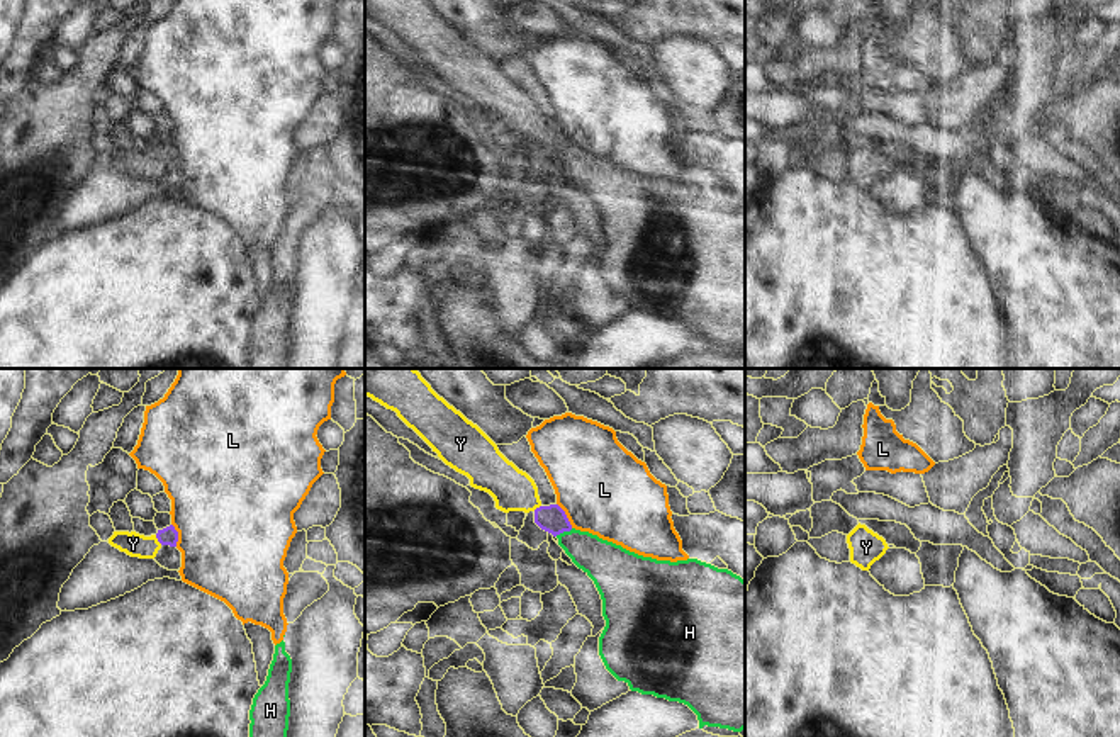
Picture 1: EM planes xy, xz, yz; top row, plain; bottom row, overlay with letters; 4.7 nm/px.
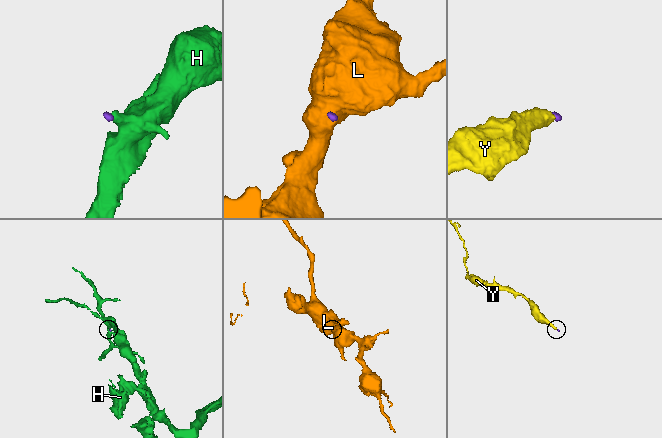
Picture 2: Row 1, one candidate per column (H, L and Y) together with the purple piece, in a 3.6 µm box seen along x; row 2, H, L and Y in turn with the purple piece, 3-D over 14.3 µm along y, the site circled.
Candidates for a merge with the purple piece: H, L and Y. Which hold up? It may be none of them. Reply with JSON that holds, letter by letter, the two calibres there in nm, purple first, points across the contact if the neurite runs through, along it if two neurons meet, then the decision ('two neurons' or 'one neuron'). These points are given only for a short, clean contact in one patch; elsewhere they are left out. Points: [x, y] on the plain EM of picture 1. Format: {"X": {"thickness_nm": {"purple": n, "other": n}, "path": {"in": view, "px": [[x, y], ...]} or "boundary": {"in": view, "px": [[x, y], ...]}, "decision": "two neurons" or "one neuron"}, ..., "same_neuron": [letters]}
{"H": {"thickness_nm": {"purple": 130, "other": 200}, "path": {"in": "xz", "px": [[552, 138], [564, 150], [588, 172], [604, 182]]}, "decision": "one neuron"}, "L": {"thickness_nm": {"purple": 130, "other": 420}, "boundary": {"in": "xz", "px": [[557, 123], [572, 146]]}, "decision": "two neurons"}, "Y": {"thickness_nm": {"purple": 90, "other": 110}, "path": {"in": "xy", "px": [[168, 155], [158, 160], [133, 163]]}, "decision": "one neuron"}, "same_neuron": ["H", "Y"]}

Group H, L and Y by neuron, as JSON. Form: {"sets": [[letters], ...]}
{"sets": [["H", "Y"], ["L"]]}

